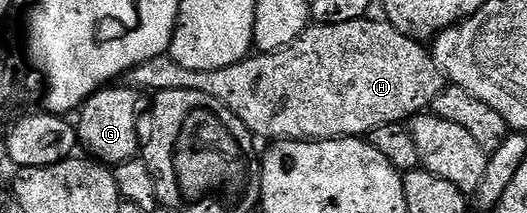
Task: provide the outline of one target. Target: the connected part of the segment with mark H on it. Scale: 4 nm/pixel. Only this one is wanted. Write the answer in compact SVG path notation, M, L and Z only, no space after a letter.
M385 19L319 24L275 52L258 52L224 70L184 70L170 55L140 62L124 80L139 93L196 90L216 98L255 137L279 140L362 138L376 126L400 124L425 113L448 87L425 43L400 34Z

